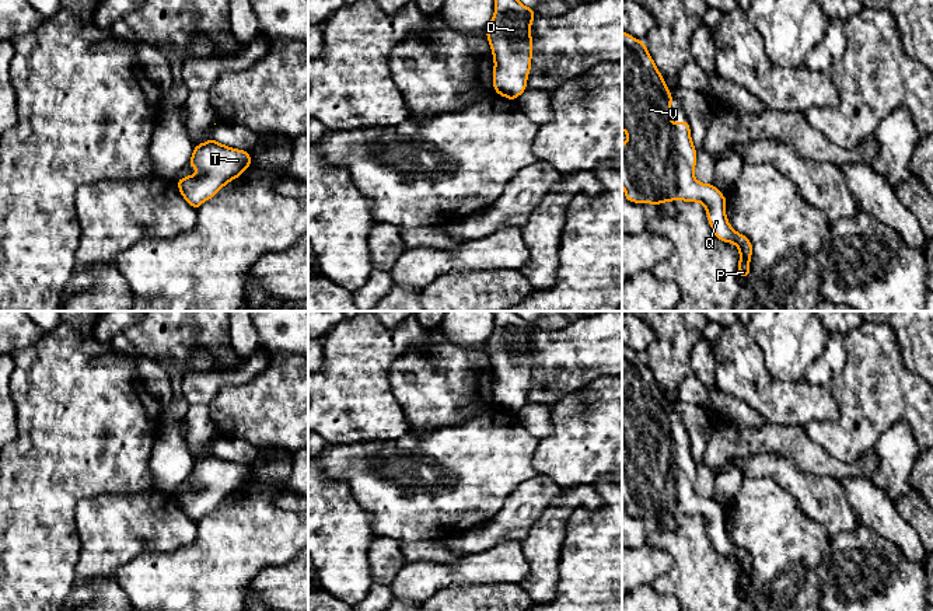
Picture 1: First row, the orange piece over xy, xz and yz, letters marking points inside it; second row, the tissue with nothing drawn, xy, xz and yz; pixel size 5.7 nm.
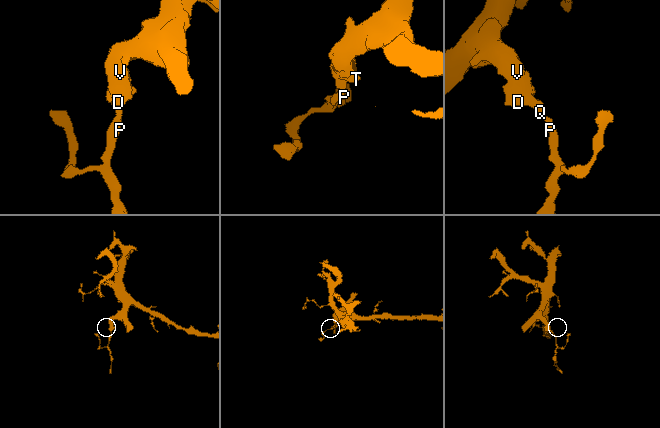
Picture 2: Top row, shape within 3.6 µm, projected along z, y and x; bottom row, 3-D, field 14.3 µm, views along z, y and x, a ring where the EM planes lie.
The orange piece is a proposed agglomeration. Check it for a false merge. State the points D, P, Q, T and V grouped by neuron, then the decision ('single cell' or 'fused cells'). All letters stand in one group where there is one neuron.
D P Q T V | single cell

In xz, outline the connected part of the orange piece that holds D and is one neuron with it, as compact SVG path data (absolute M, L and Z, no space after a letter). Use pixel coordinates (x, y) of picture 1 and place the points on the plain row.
M495 311L495 329L485 342L495 374L495 405L510 415L527 404L534 362L531 336L535 329L516 311Z

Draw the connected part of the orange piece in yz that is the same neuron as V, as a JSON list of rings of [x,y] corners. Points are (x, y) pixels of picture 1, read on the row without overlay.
[[[622,345],[622,443],[626,446],[628,455],[622,458],[622,500],[625,502],[626,514],[635,517],[660,519],[670,514],[685,514],[703,517],[707,527],[707,535],[714,549],[724,556],[738,561],[740,576],[738,584],[741,594],[749,590],[749,575],[752,569],[751,555],[734,545],[726,531],[726,512],[712,497],[700,497],[693,490],[696,479],[696,462],[691,454],[688,434],[681,434],[675,440],[671,437],[672,408],[667,402],[663,390],[653,376],[646,359]]]

